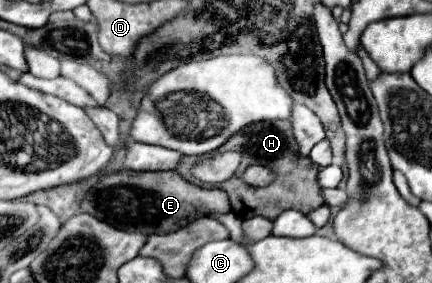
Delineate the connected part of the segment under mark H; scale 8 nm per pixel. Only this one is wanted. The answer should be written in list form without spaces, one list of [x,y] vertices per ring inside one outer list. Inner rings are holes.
[[[277,120],[277,122],[257,122],[251,124],[247,128],[243,128],[241,132],[237,132],[229,142],[223,144],[225,150],[239,150],[243,160],[239,170],[225,182],[215,184],[217,188],[225,190],[229,194],[233,212],[239,218],[251,218],[251,216],[263,216],[263,218],[271,218],[275,220],[283,210],[287,208],[297,208],[303,214],[309,214],[311,210],[323,206],[323,194],[321,194],[321,186],[317,182],[317,172],[319,168],[307,158],[301,156],[297,150],[297,142],[293,138],[293,130],[291,130],[291,122],[287,120]],[[251,164],[263,164],[269,166],[277,178],[273,184],[269,184],[267,188],[253,188],[249,184],[243,182],[243,170]]]

